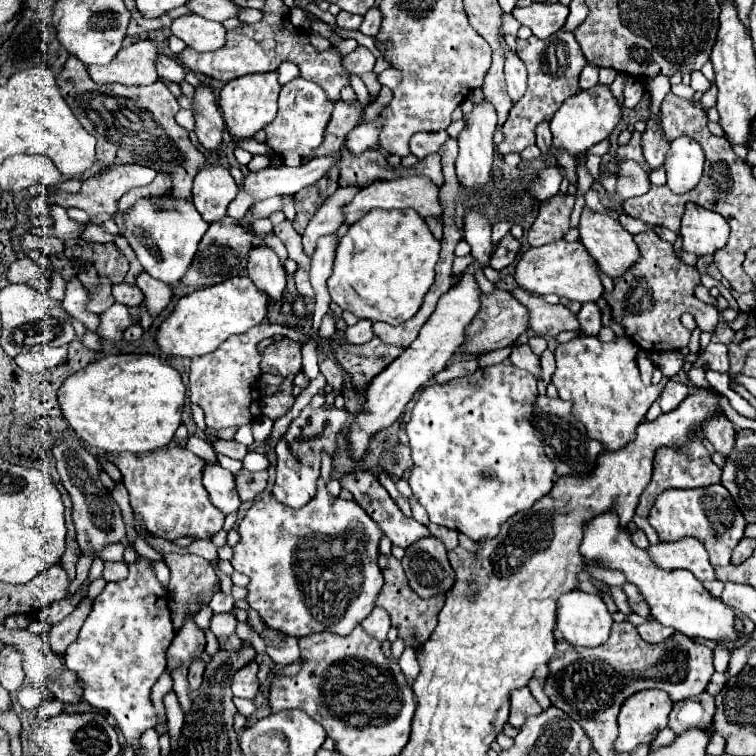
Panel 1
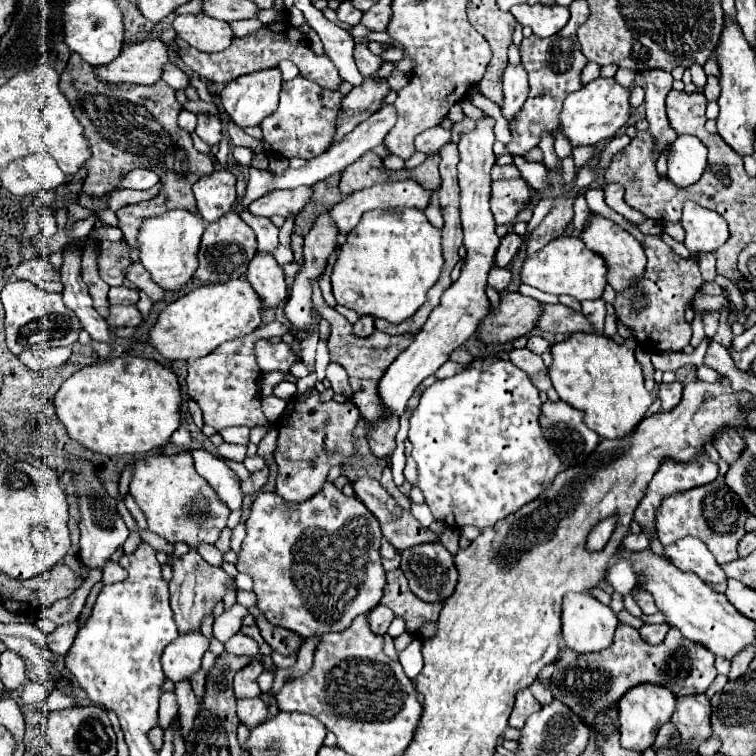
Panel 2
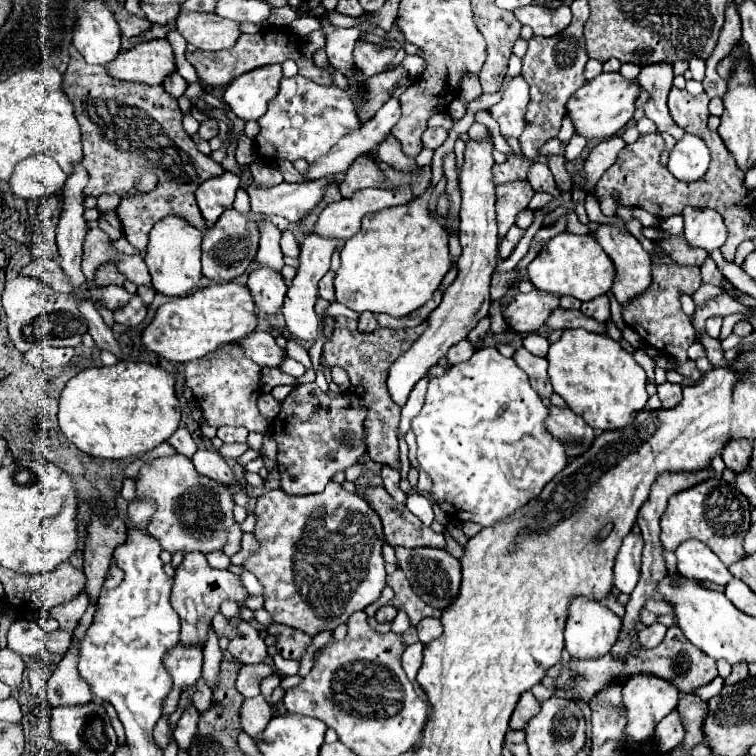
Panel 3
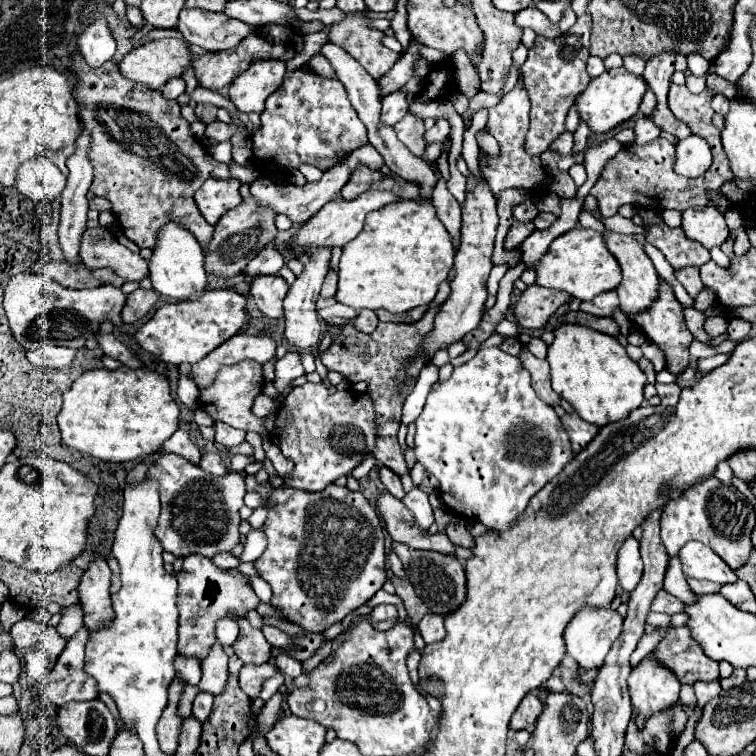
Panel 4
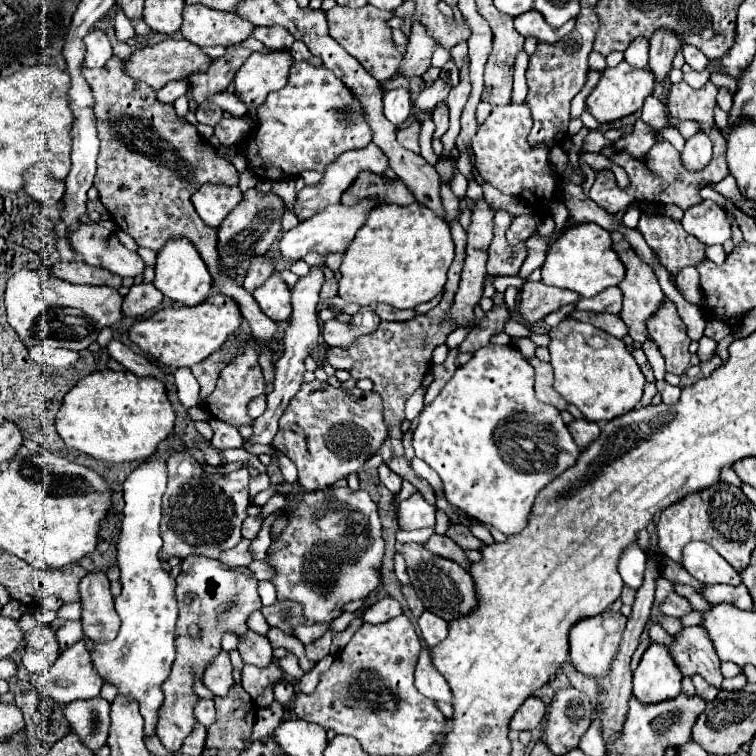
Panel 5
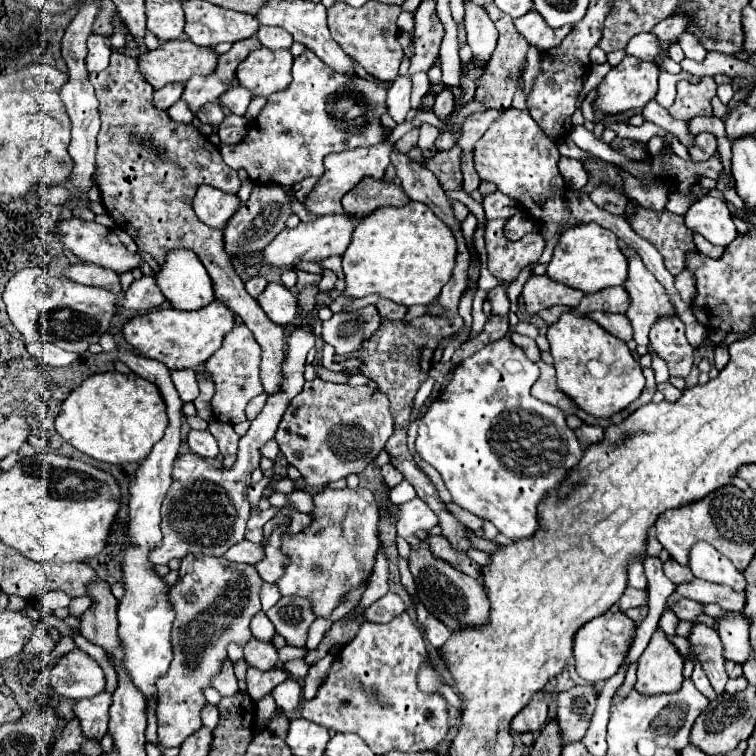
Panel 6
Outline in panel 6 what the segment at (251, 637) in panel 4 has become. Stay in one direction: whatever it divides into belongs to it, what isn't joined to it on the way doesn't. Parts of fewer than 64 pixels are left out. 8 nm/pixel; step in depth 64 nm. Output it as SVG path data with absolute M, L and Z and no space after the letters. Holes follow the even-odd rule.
M252 638L242 650L248 666L254 666L258 670L270 670L278 664L278 650L274 648L274 644L266 644Z

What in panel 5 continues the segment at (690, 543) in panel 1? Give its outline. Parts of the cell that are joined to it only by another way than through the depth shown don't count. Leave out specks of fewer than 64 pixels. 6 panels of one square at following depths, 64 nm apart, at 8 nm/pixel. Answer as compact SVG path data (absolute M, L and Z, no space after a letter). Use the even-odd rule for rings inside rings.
M692 542L684 548L684 568L704 584L730 584L738 586L740 574L710 546L704 542Z

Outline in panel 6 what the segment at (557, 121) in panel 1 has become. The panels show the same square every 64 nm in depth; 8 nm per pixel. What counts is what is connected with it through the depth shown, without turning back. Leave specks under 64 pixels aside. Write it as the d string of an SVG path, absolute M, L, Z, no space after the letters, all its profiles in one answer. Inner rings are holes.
M624 56L624 60L614 66L606 78L598 86L596 106L606 114L626 112L626 110L642 110L650 100L654 100L658 92L658 74L660 68L656 62L638 62L634 56Z

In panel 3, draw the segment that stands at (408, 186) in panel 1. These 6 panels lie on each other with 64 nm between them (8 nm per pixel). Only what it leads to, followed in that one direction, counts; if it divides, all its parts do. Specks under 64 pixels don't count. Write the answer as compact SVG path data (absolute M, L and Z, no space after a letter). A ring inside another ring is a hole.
M364 188L362 192L356 192L352 198L348 200L340 200L340 202L332 202L328 204L320 216L318 222L314 224L314 234L336 240L336 242L346 242L350 240L358 230L360 230L360 222L368 212L376 212L382 208L390 208L390 206L398 206L398 204L406 204L410 200L414 200L416 196L408 190L408 188L394 188L394 190L384 190L384 188Z

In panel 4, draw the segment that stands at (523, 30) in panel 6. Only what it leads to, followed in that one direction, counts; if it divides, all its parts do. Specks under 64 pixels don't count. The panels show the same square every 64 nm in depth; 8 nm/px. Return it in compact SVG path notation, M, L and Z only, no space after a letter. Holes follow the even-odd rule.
M528 6L516 14L516 26L518 28L522 28L522 30L530 28L538 36L544 36L544 38L562 36L564 32L568 32L568 28L572 28L574 22L576 22L576 14L570 8L564 12L564 18L558 24L552 24L536 6Z

